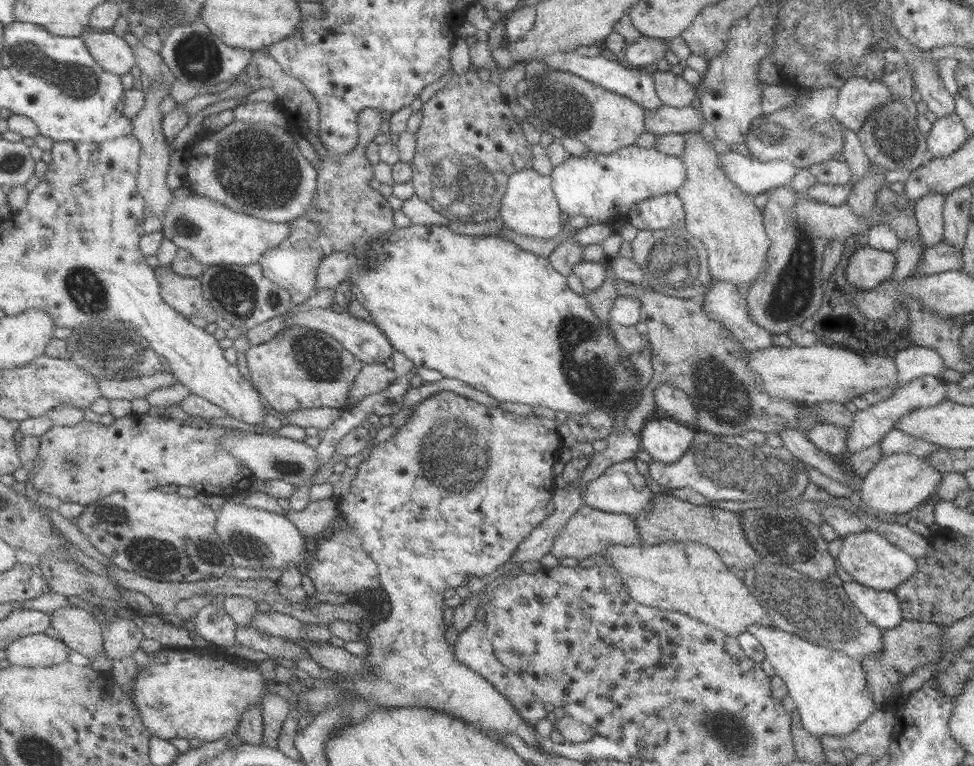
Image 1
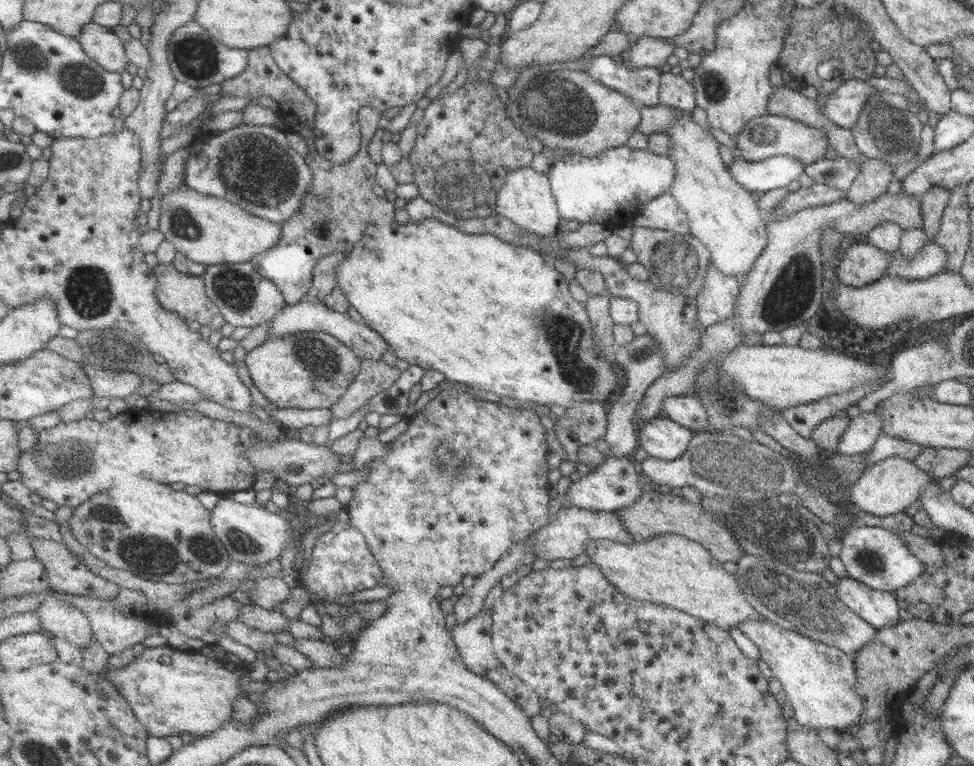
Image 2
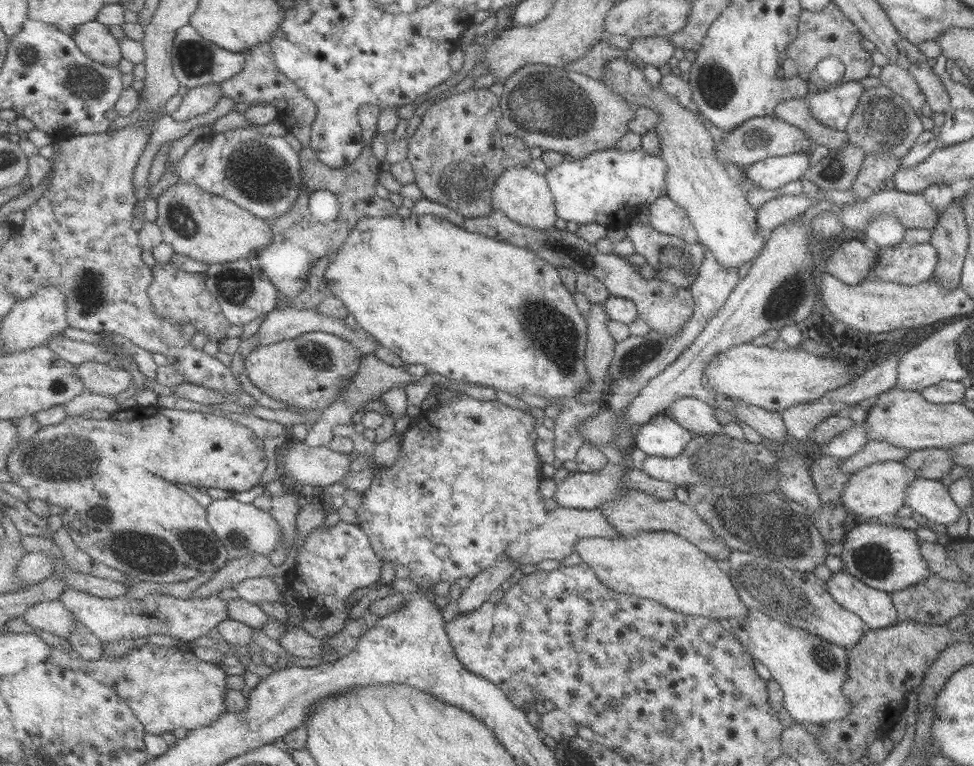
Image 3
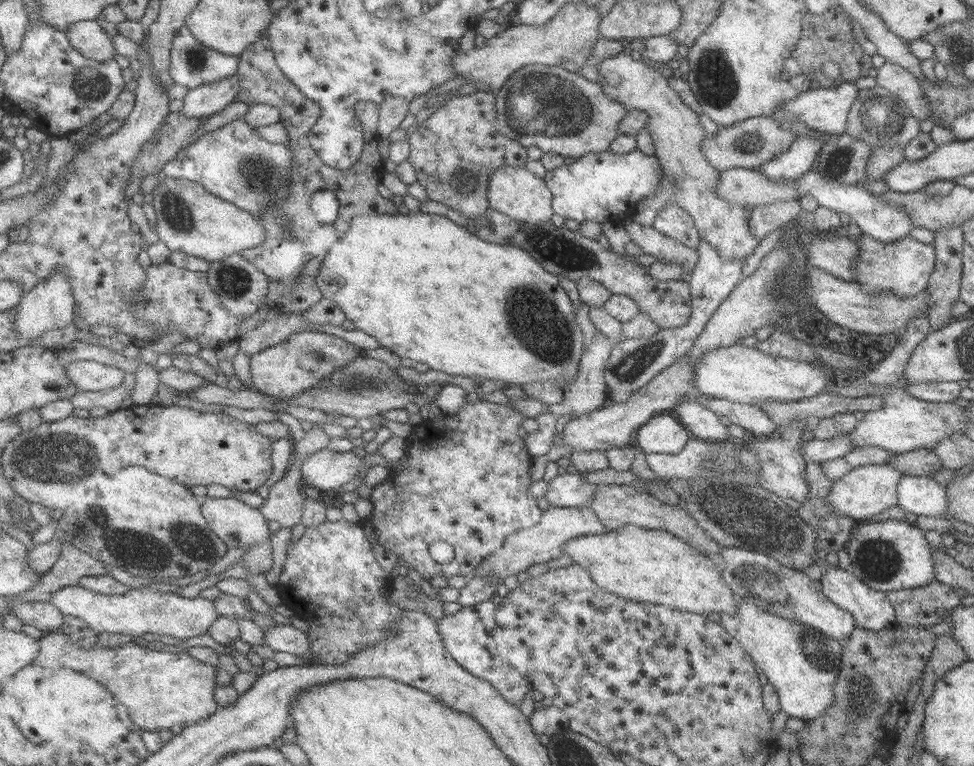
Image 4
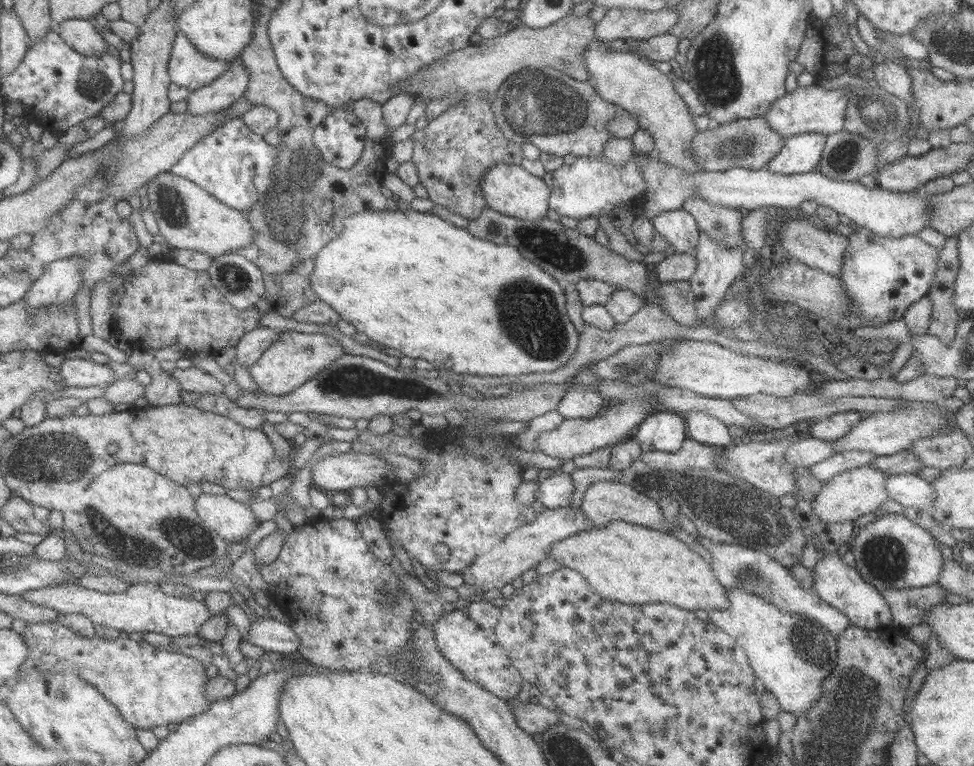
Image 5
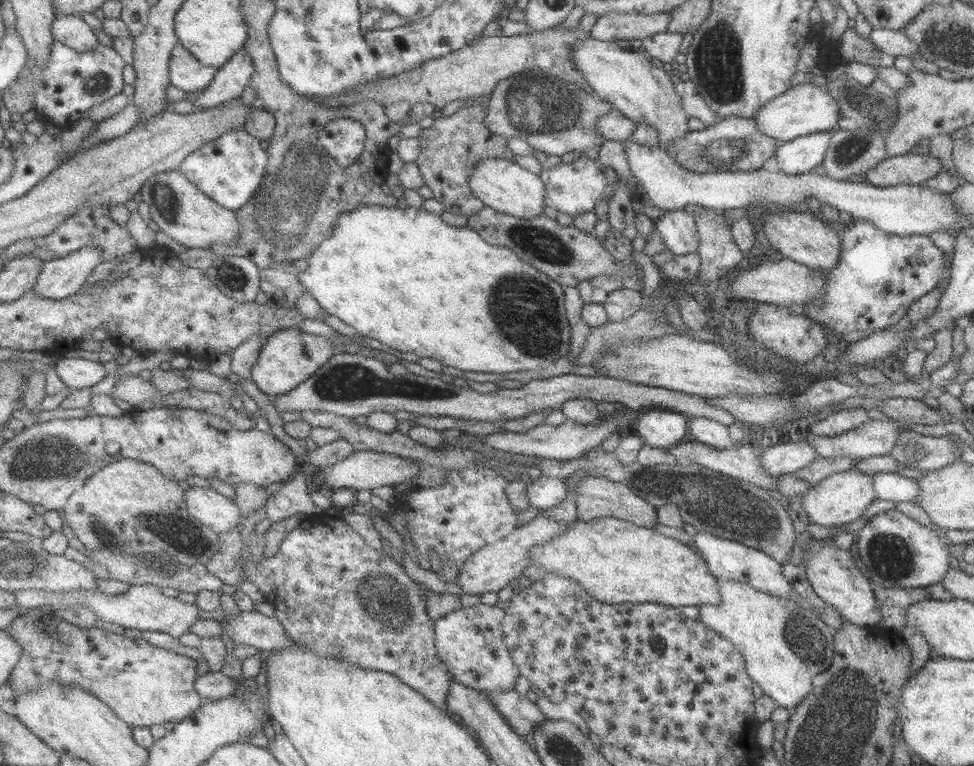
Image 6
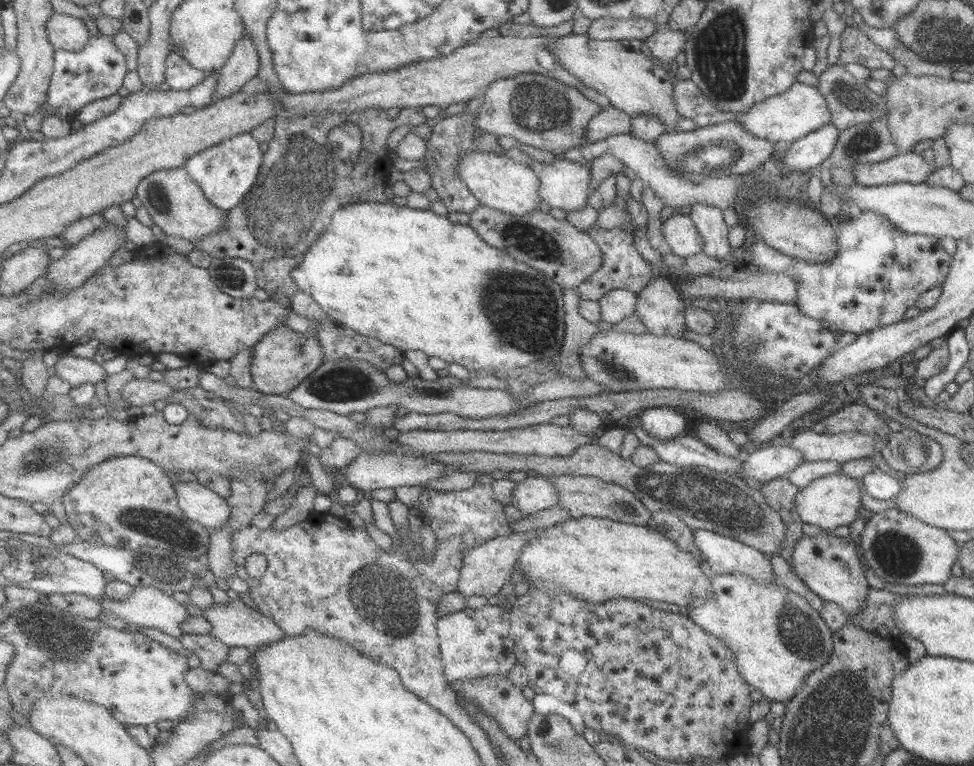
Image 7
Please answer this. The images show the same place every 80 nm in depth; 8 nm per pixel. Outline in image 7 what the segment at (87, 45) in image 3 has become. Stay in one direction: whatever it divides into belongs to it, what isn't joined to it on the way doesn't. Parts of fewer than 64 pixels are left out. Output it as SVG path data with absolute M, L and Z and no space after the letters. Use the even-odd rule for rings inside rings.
M55 14L47 24L47 33L56 51L81 52L93 38L83 19L67 14Z

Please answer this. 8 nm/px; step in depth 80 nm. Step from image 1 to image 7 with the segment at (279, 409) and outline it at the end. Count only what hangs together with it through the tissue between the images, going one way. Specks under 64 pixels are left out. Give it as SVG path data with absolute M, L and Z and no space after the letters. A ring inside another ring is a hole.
M285 325L277 326L252 346L250 373L254 389L263 394L283 395L297 387L324 361L321 345L311 335L295 332Z

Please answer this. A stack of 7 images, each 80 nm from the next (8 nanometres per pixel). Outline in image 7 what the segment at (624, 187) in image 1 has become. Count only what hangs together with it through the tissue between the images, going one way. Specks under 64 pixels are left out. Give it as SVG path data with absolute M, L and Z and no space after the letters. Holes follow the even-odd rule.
M561 157L547 164L531 159L529 167L539 181L538 197L551 208L579 210L594 192L589 186L590 169L579 163Z

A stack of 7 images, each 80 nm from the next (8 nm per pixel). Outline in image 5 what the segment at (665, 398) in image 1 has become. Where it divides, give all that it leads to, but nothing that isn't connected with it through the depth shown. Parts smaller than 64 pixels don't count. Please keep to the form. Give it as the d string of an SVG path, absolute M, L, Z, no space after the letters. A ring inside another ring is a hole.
M692 410L683 414L686 424L686 436L691 440L707 444L709 446L730 446L732 435L720 420Z

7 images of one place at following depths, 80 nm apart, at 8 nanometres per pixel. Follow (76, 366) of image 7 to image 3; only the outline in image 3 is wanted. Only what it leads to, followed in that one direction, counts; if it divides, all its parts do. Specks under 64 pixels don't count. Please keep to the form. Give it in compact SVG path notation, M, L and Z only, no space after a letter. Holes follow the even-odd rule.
M84 362L77 367L86 388L94 393L117 396L124 393L133 380L126 369L114 368L104 362Z

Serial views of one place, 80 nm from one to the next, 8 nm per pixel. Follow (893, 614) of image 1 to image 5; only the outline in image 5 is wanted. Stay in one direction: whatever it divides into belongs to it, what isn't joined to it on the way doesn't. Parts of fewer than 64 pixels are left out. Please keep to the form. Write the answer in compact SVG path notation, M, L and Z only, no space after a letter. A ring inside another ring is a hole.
M836 553L825 554L810 571L813 579L812 589L817 596L829 606L843 613L849 620L849 625L877 631L892 628L891 613L878 590L865 582L856 569L845 564Z

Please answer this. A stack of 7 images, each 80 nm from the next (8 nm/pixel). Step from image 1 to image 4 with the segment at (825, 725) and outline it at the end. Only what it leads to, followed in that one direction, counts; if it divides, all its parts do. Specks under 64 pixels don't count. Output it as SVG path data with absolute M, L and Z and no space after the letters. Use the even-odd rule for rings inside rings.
M740 598L736 608L733 616L719 613L719 625L741 645L754 666L763 672L778 694L780 711L803 721L823 714L833 700L831 685L839 672L841 644L805 624L783 620L759 610L753 599Z

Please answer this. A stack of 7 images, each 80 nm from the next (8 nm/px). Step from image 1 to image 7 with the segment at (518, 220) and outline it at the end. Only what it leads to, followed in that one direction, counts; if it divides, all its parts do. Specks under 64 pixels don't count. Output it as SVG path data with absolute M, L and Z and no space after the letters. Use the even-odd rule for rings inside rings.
M465 152L458 158L454 169L478 203L493 210L523 216L526 212L537 209L541 201L537 194L539 181L535 173L526 164L513 162L506 155Z

